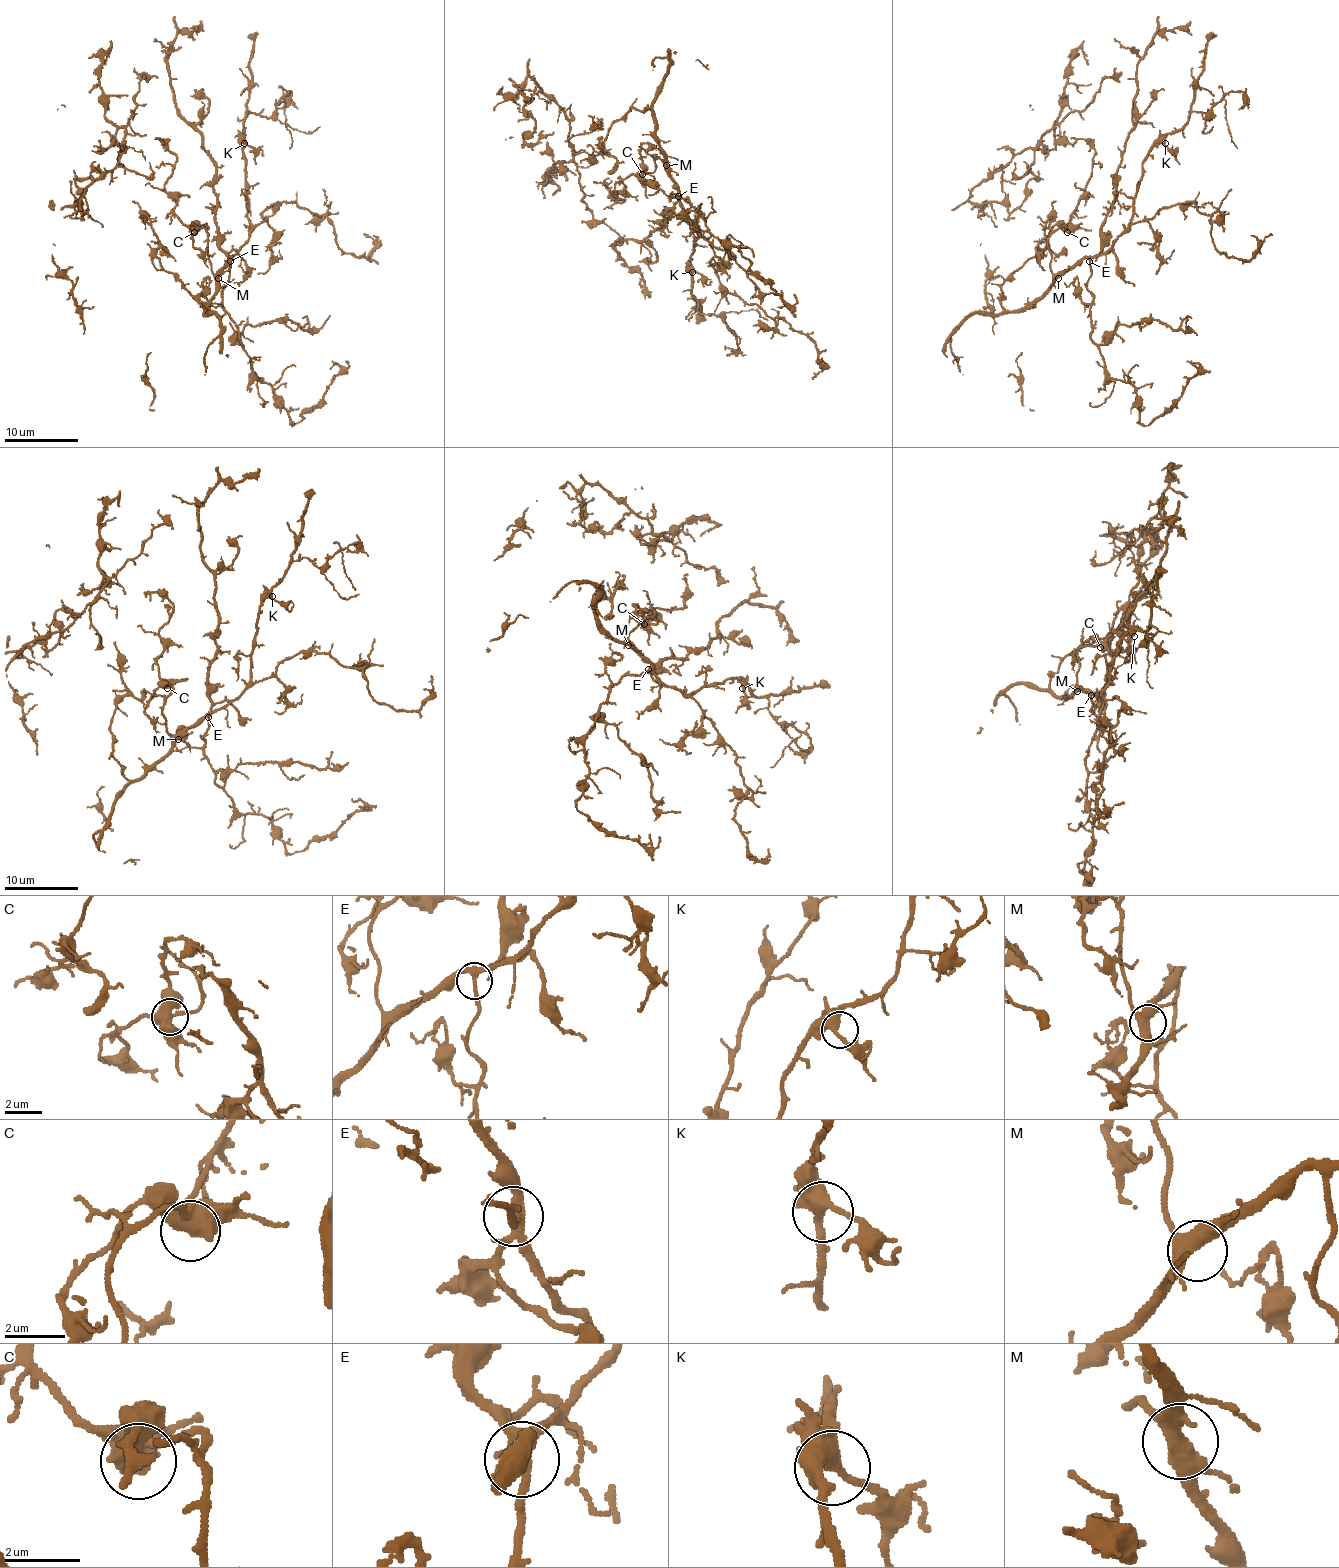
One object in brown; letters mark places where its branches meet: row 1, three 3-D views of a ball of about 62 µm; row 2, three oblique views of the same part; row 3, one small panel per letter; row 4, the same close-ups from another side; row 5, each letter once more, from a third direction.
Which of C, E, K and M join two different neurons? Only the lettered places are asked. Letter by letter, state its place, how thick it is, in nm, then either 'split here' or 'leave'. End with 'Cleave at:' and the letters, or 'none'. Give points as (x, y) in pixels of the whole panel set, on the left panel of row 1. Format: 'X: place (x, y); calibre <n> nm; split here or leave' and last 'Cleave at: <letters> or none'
C: place (194, 232); calibre 550 nm; leave
E: place (230, 261); calibre 280 nm; leave
K: place (244, 143); calibre 360 nm; leave
M: place (218, 278); calibre 440 nm; leave
Cleave at: none

